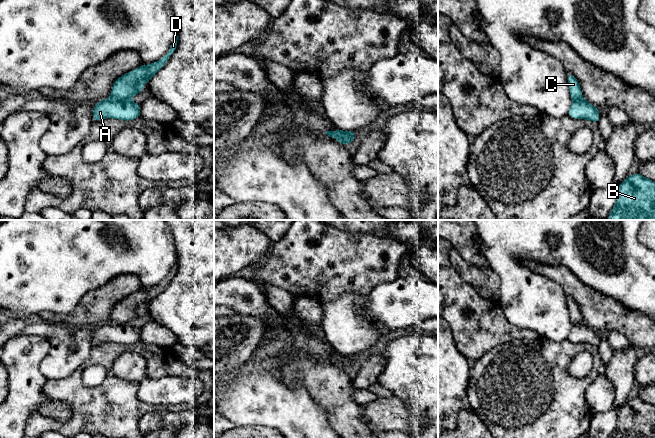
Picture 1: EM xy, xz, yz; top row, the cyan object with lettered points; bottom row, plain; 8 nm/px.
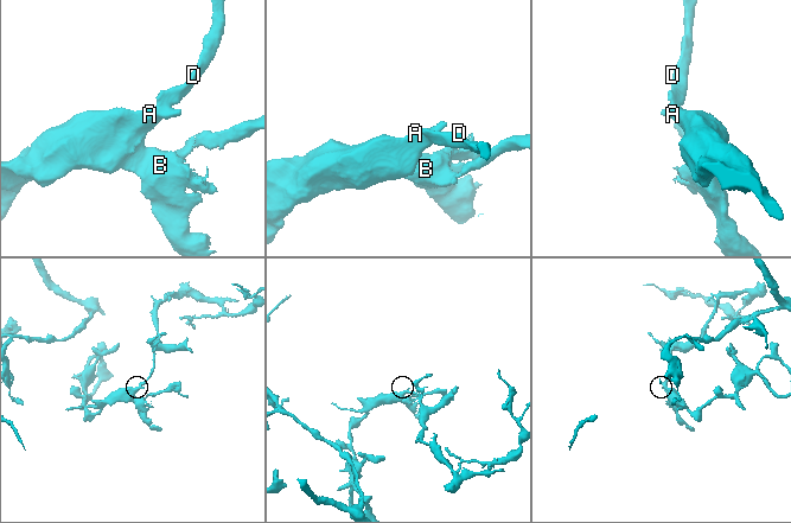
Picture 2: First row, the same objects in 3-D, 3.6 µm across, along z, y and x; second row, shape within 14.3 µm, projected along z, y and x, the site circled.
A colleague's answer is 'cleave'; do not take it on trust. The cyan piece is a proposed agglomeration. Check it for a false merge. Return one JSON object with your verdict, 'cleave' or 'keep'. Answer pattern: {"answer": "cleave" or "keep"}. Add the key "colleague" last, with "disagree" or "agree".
{"answer": "cleave", "colleague": "agree"}

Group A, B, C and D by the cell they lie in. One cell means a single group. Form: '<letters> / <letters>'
A B / C D

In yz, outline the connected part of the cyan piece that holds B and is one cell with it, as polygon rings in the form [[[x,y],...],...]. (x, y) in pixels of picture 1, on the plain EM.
[[[640,397],[627,400],[617,411],[617,424],[610,438],[655,438],[655,406]]]

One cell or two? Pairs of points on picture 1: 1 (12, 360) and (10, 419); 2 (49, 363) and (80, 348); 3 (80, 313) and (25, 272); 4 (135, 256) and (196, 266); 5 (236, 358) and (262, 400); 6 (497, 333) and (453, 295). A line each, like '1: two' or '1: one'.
1: one
2: one
3: two
4: two
5: two
6: one

